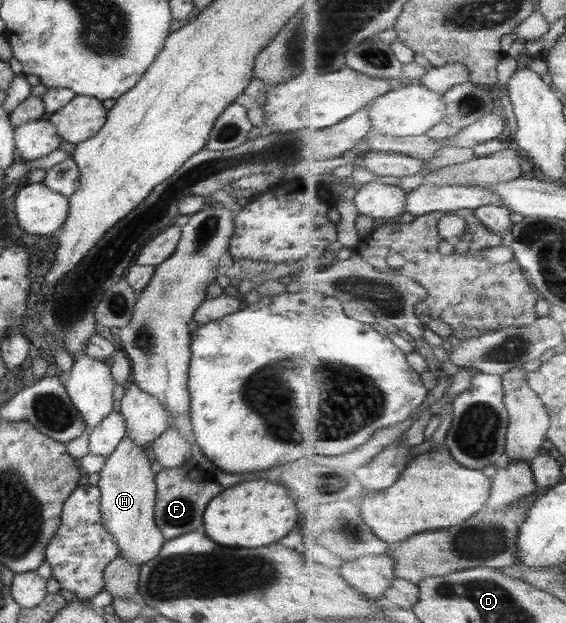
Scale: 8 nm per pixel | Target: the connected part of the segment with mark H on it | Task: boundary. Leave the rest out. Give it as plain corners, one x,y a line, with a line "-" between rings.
131,437
120,438
112,453
105,458
96,484
99,488
99,510
105,530
116,540
119,555
131,564
146,563
162,547
165,539
156,527
153,518
155,506
155,473
142,446
137,446

